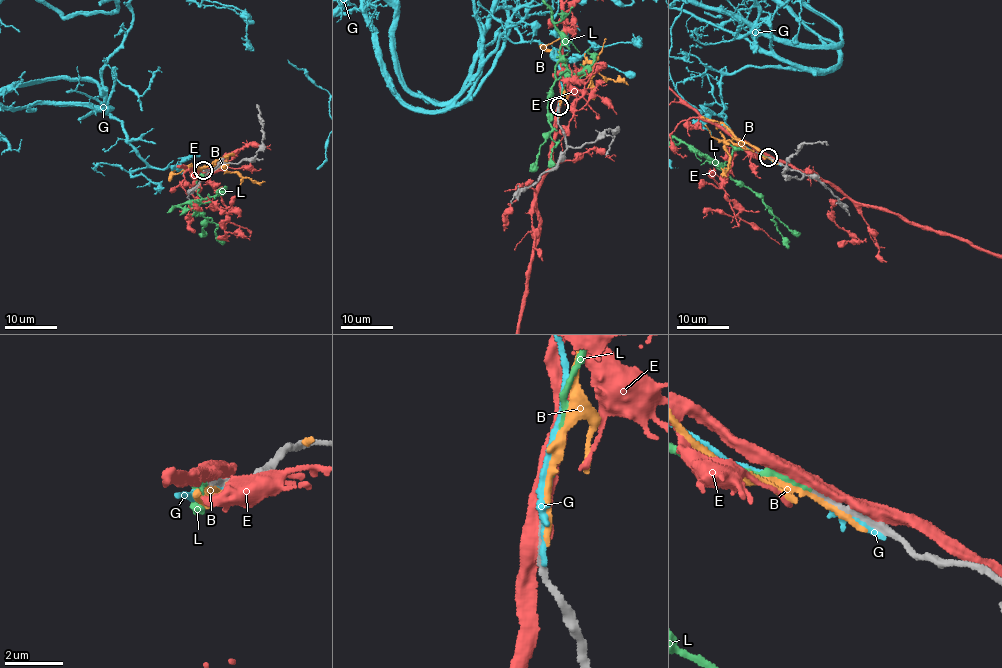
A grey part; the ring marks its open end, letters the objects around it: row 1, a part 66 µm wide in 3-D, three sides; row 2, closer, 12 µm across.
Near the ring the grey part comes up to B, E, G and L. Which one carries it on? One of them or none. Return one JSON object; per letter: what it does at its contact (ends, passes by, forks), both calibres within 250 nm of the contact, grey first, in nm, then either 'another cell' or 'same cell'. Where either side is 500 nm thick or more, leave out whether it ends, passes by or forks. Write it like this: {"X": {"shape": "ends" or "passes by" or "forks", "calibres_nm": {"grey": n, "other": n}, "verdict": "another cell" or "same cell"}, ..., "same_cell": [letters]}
{"B": {"shape": "passes by", "calibres_nm": {"grey": 320, "other": 180}, "verdict": "another cell"}, "E": {"calibres_nm": {"grey": 240, "other": 500}, "verdict": "another cell"}, "G": {"shape": "passes by", "calibres_nm": {"grey": 240, "other": 240}, "verdict": "another cell"}, "L": {"shape": "ends", "calibres_nm": {"grey": 240, "other": 200}, "verdict": "same cell"}, "same_cell": ["L"]}

